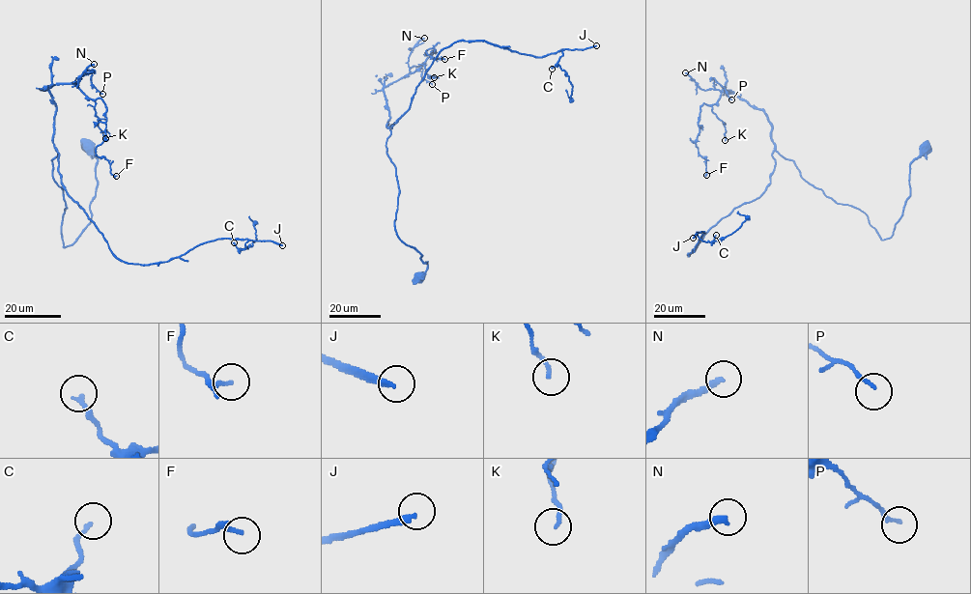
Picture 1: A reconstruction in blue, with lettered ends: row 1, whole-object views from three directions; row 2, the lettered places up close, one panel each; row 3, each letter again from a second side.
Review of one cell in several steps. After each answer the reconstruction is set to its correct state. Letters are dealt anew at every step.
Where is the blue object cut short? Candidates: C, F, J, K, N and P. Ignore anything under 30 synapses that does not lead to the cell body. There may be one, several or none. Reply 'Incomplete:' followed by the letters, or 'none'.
Incomplete: J, N

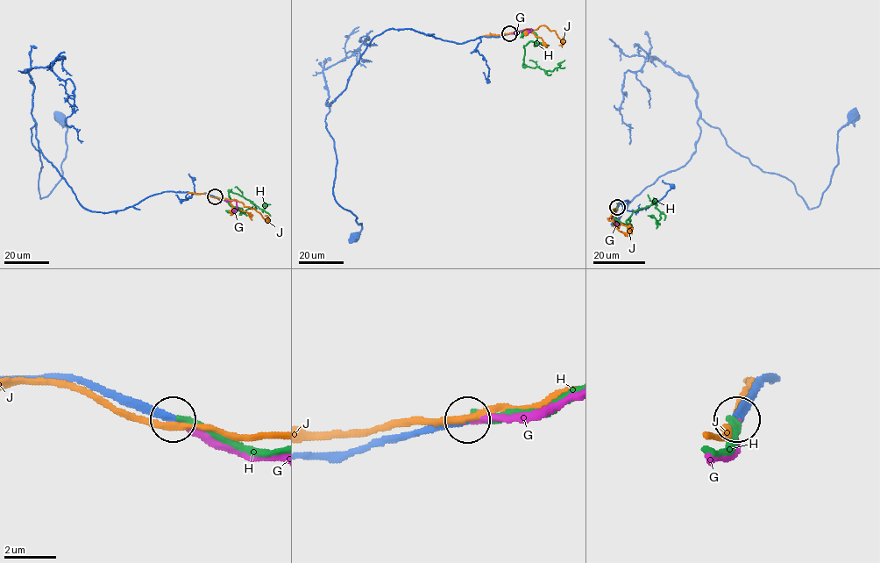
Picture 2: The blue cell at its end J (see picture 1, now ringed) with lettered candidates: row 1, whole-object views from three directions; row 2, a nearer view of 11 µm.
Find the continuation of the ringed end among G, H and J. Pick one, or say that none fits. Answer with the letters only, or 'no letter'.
G

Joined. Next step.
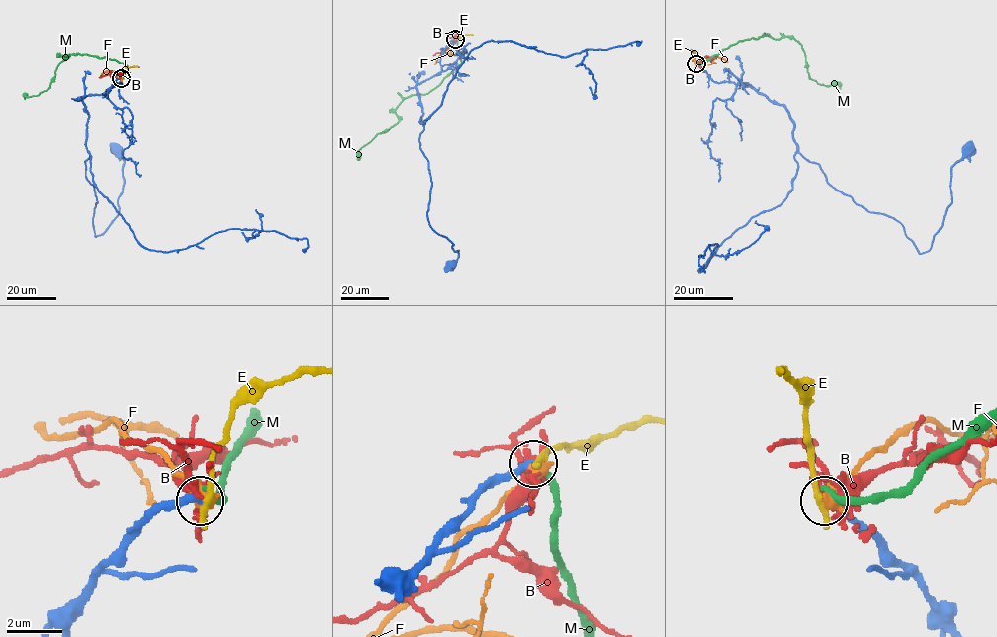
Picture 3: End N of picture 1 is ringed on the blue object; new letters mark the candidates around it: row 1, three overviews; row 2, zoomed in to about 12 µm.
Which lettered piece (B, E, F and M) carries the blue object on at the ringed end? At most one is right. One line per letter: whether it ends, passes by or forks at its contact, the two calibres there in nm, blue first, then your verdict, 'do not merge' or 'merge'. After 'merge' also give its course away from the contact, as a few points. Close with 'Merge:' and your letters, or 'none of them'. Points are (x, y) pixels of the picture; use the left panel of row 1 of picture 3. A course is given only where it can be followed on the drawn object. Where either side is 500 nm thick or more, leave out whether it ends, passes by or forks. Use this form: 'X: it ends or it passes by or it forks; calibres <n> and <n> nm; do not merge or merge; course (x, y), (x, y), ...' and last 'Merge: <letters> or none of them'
B: it passes by; calibres 280 and 220 nm; do not merge
E: it ends; calibres 280 and 300 nm; do not merge
F: calibres 300 and 550 nm; do not merge
M: it ends; calibres 240 and 200 nm; do not merge
Merge: none of them

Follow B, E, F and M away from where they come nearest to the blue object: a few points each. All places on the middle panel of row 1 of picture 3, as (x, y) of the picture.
B: (455, 38), (451, 46), (433, 55)
E: (455, 38), (473, 35)
F: (455, 39), (442, 54), (450, 53), (451, 48)
M: (455, 38), (460, 63), (427, 93), (406, 97), (395, 110), (399, 121), (362, 148), (358, 159)

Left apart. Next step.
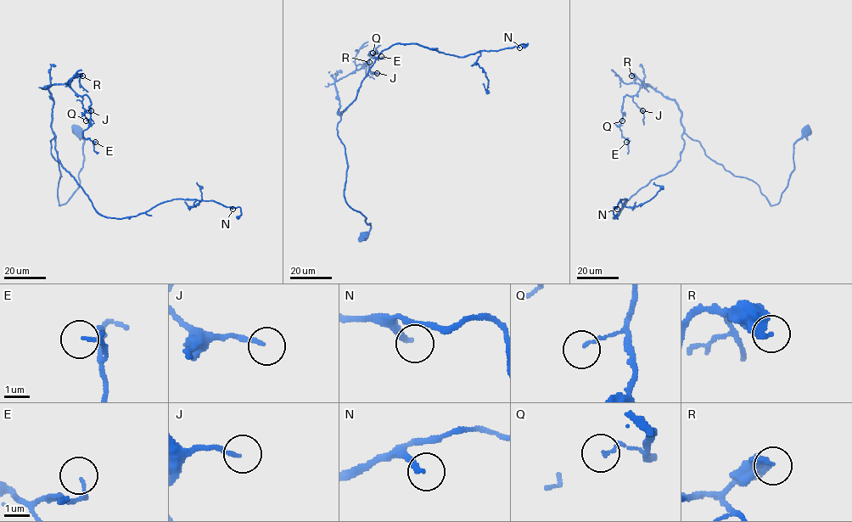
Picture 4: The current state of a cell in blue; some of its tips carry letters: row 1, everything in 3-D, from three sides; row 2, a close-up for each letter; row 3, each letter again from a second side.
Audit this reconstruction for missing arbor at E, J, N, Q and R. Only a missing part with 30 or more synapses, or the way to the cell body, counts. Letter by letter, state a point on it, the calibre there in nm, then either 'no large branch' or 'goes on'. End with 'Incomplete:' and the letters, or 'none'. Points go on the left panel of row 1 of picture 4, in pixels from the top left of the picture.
E: (95, 142) | 140 nm | no large branch
J: (91, 110) | 150 nm | no large branch
N: (232, 209) | 220 nm | goes on
Q: (86, 120) | 110 nm | no large branch
R: (82, 75) | 480 nm | no large branch
Incomplete: N

